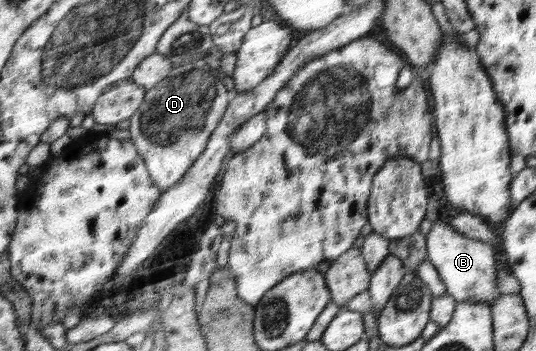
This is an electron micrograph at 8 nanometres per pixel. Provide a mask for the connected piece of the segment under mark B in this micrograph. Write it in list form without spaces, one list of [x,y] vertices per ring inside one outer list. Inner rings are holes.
[[[437,220],[432,223],[430,233],[426,235],[426,259],[440,272],[442,283],[446,285],[446,294],[454,297],[457,303],[492,304],[502,294],[496,286],[497,263],[490,242],[474,241],[468,236],[458,234],[450,223]]]

